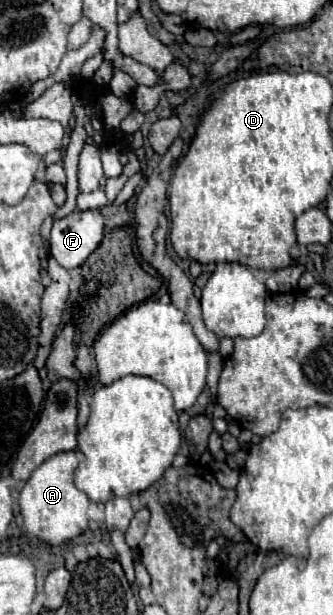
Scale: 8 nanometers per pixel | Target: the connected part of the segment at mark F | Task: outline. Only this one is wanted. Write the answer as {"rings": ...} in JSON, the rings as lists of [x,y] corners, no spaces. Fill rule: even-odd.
{"rings":[[[97,209],[73,211],[51,229],[51,255],[65,269],[79,267],[101,243],[105,219]]]}

